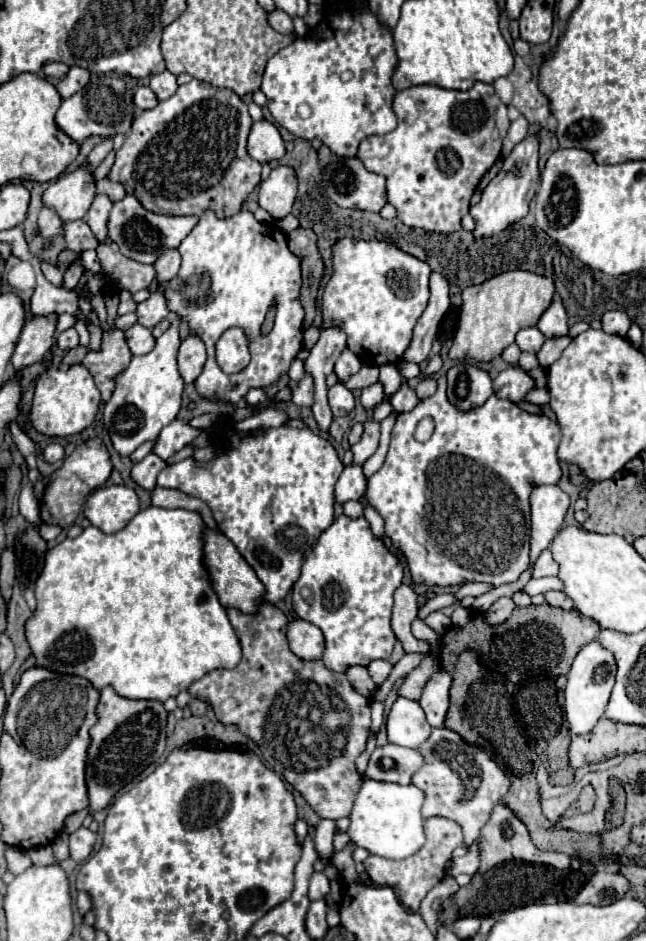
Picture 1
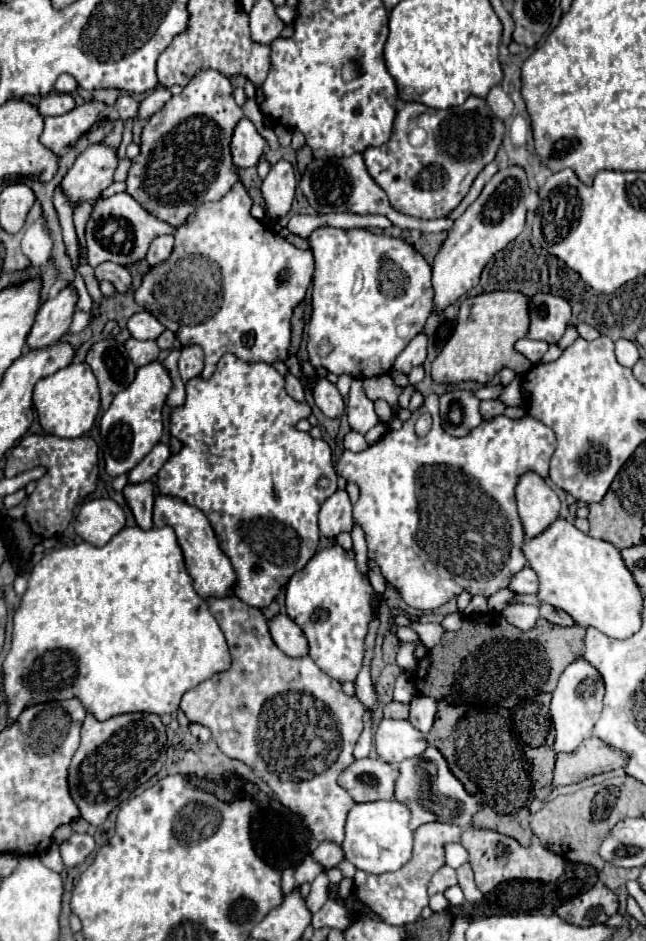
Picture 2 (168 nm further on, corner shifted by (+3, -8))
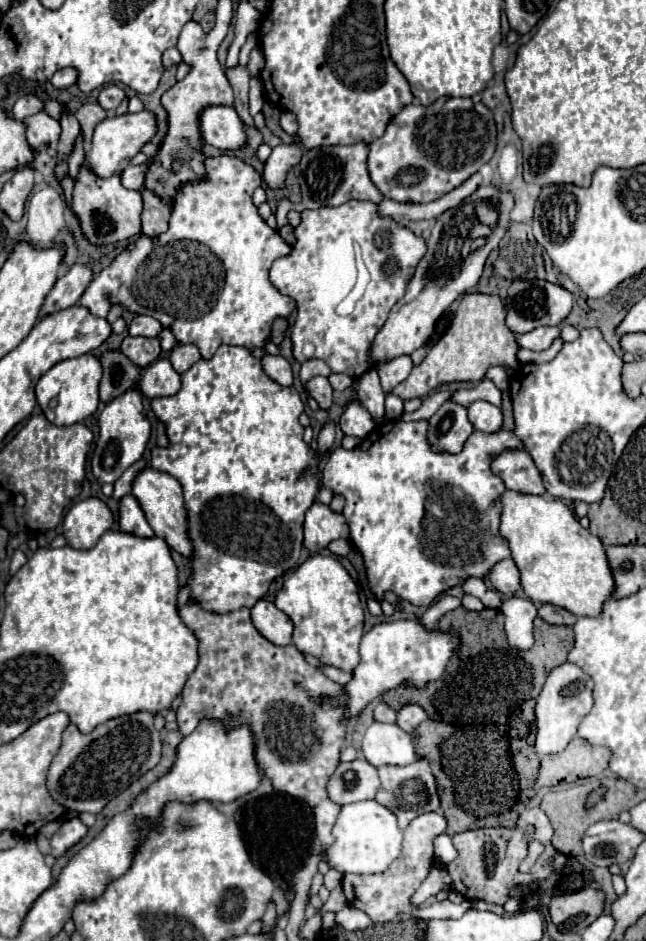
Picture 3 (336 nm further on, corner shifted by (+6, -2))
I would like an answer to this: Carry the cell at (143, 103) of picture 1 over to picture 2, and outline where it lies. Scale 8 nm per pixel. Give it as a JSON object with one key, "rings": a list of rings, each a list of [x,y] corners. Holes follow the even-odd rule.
{"rings":[[[125,94],[125,96],[121,96],[121,98],[115,102],[115,108],[117,108],[121,120],[131,120],[131,118],[135,120],[135,118],[137,118],[137,112],[139,112],[139,102]]]}

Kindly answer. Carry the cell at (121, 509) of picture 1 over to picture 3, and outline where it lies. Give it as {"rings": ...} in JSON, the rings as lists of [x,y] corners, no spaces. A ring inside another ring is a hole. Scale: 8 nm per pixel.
{"rings":[[[86,498],[76,502],[62,524],[62,536],[76,550],[88,550],[96,546],[100,536],[112,526],[114,518],[108,506],[98,498]]]}

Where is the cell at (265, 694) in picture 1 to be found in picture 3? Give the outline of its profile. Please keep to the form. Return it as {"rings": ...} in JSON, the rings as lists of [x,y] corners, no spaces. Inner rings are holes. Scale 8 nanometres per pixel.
{"rings":[[[184,604],[184,608],[180,610],[180,618],[184,626],[188,626],[196,634],[200,646],[200,658],[196,670],[188,676],[188,682],[182,690],[182,704],[176,710],[178,732],[182,736],[188,736],[202,718],[220,718],[226,720],[226,726],[250,724],[256,738],[256,760],[260,764],[260,770],[272,780],[276,790],[292,794],[304,800],[312,808],[316,836],[322,842],[322,860],[326,860],[324,852],[334,842],[332,826],[342,810],[338,804],[334,804],[328,798],[326,782],[334,774],[340,762],[340,746],[346,734],[346,720],[342,718],[342,708],[330,706],[328,702],[318,706],[312,698],[324,694],[324,696],[342,696],[342,700],[346,700],[346,696],[342,694],[342,686],[326,678],[314,666],[310,666],[294,644],[276,646],[268,642],[252,626],[248,608],[240,608],[228,614],[212,614],[196,604]]]}

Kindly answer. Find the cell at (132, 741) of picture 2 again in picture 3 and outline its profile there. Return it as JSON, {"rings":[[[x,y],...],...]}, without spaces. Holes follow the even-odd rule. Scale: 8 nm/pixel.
{"rings":[[[136,712],[108,720],[96,726],[90,734],[80,734],[78,728],[70,724],[62,734],[62,746],[48,770],[48,792],[60,806],[98,814],[114,796],[152,770],[160,760],[160,752],[162,742],[154,728],[154,714],[150,712]]]}

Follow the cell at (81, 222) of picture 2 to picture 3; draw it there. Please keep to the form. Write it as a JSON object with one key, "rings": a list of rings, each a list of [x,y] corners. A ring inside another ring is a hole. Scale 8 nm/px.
{"rings":[[[82,132],[78,134],[78,138],[76,138],[76,142],[74,142],[74,148],[72,148],[72,152],[70,152],[70,158],[68,158],[68,170],[70,170],[70,174],[72,174],[72,178],[76,178],[76,174],[78,174],[78,168],[84,164],[84,148],[82,148]]]}

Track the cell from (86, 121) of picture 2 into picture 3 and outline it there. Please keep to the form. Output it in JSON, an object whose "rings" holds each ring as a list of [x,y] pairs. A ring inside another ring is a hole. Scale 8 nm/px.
{"rings":[[[38,112],[24,120],[26,124],[26,140],[32,150],[38,150],[44,144],[56,142],[60,136],[60,122],[50,118],[44,112]]]}

